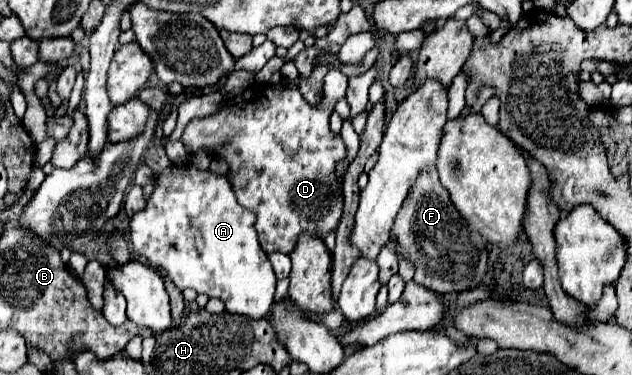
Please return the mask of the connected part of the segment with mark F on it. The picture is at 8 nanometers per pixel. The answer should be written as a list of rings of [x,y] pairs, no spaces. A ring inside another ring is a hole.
[[[436,167],[424,169],[424,173],[420,173],[416,179],[416,185],[412,185],[392,225],[392,239],[398,245],[398,253],[414,263],[414,281],[438,295],[478,287],[486,275],[486,243],[480,233],[468,227],[464,217],[450,201],[448,191],[440,183]]]

